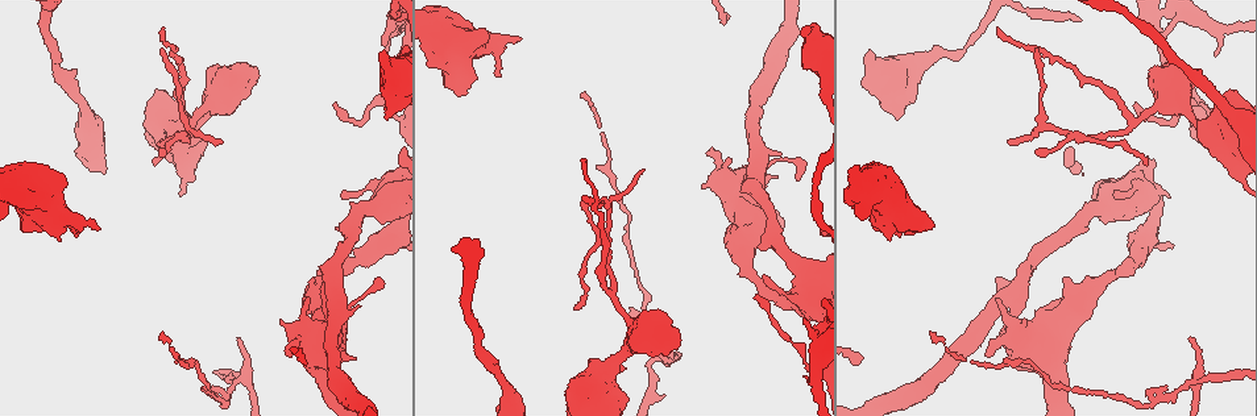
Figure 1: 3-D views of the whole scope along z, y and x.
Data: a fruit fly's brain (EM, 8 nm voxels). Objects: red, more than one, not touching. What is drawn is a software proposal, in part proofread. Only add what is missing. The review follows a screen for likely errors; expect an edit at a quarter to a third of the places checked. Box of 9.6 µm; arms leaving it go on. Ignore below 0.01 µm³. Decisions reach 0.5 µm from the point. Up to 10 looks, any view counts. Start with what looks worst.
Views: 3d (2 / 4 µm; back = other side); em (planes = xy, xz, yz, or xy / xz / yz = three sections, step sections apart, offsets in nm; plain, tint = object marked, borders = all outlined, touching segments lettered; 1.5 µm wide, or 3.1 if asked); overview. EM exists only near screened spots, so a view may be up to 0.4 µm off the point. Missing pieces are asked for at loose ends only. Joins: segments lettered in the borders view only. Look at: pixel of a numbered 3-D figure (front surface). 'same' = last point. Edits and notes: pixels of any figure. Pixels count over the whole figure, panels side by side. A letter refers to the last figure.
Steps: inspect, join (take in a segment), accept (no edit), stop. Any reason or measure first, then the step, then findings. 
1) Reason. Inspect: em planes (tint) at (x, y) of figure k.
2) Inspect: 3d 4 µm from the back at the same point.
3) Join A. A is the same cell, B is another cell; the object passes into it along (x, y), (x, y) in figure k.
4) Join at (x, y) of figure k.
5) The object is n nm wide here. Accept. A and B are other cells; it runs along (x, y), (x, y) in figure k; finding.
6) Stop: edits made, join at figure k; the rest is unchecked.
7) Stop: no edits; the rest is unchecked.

Thin end. Inspect: 3d 2 µm at (342, 192) of figure 1.

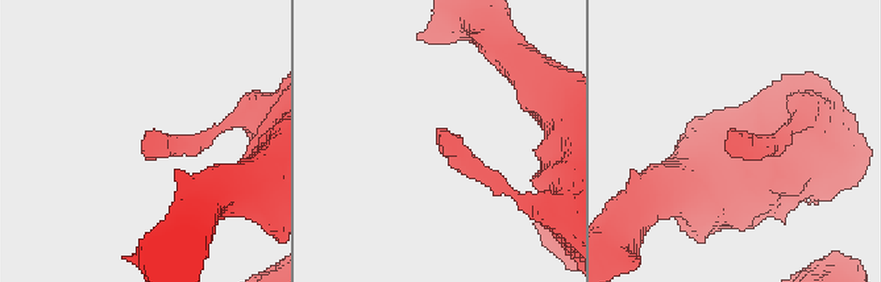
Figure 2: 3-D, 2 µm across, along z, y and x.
Now the EM. Inspect: em planes (borders) at (438, 131) of figure 2.

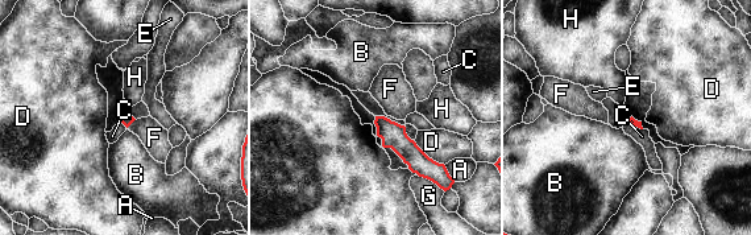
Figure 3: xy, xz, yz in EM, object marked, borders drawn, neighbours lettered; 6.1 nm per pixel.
The longest contact is with D, 260 nm. Accept. A, B, C, D, E, F, G and H are other cells; none of them fits.

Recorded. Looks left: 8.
An open end. Inspect: em planes (borders) at (240, 341) of figure 1.

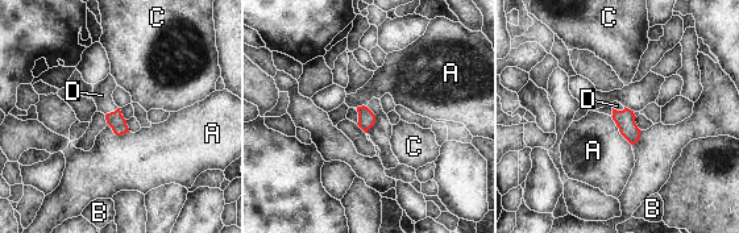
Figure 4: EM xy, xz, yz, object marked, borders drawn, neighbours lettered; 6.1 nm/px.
Join D. D is the same cell, A, B and C are other cells; the object passes into it along (115, 120), (111, 112), (102, 95) in figure 4; it goes on there.

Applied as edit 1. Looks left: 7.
Thin end. Inspect: 3d 4 µm at (336, 103) of figure 1.

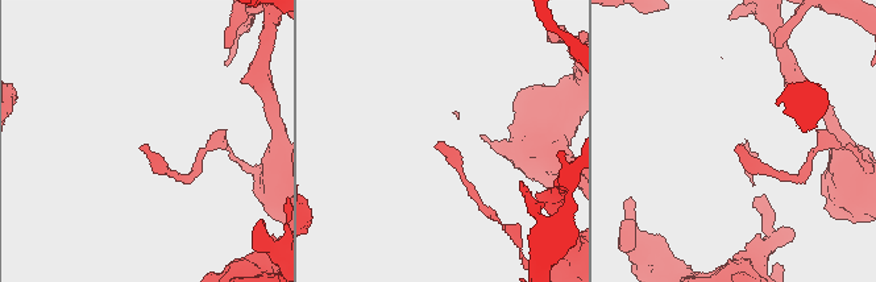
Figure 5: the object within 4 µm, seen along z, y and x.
Inspect: em xz step 8 (tint) at (143, 148) of figure 5.

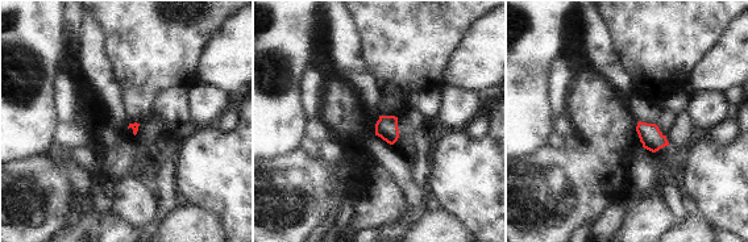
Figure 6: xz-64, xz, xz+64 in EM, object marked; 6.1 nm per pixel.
Inspect: em planes (borders) at the same point.

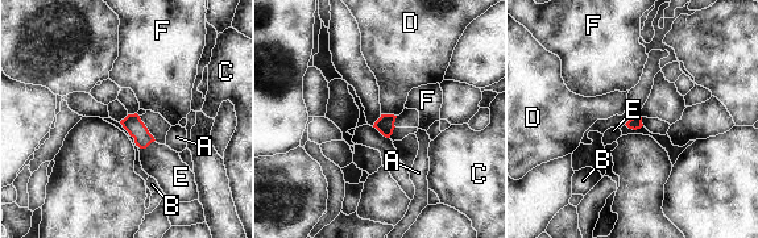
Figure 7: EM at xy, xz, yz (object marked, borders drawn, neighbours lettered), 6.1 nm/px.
Accept. A, B, C, D, E and F are other cells; a border runs along (381, 113), (393, 113), (396, 116) in figure 7; no lettered segment goes on from it.

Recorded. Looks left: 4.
An open end. Inspect: em planes (plain) at (1147, 163) of figure 1.

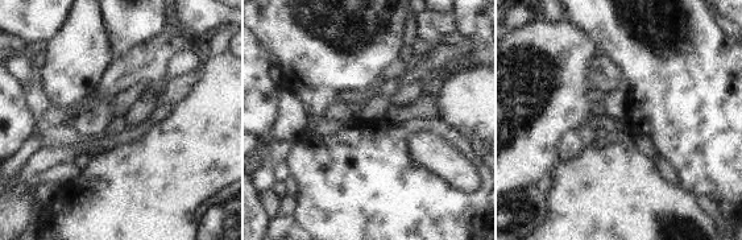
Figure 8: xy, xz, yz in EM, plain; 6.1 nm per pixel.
Inspect: em planes (borders) at the same point.

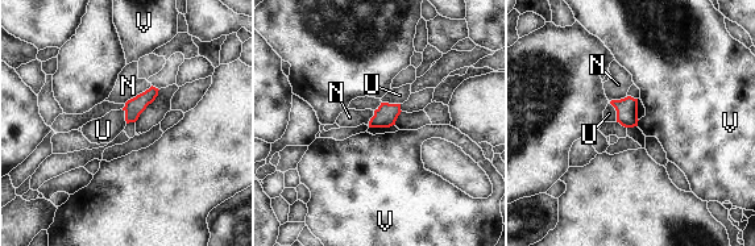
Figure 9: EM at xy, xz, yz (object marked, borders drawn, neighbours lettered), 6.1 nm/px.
Accept. N, U and V are other cells; a border runs along (639, 120), (637, 125) in figure 9; none of them fits.

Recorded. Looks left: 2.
Stop: edits made, join at figure 4; the rest is unchecked.

